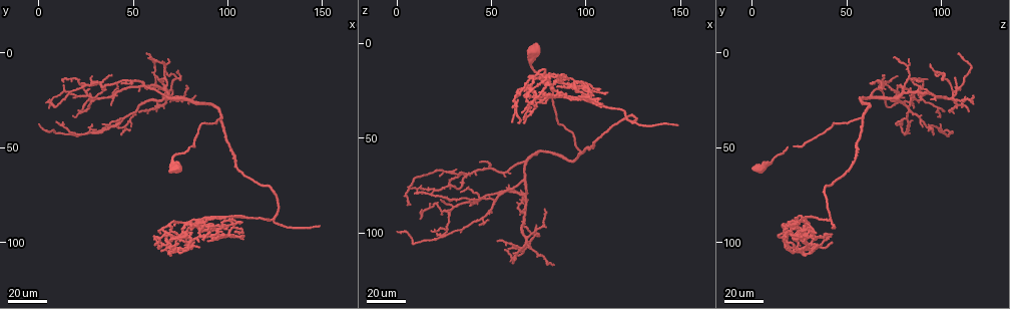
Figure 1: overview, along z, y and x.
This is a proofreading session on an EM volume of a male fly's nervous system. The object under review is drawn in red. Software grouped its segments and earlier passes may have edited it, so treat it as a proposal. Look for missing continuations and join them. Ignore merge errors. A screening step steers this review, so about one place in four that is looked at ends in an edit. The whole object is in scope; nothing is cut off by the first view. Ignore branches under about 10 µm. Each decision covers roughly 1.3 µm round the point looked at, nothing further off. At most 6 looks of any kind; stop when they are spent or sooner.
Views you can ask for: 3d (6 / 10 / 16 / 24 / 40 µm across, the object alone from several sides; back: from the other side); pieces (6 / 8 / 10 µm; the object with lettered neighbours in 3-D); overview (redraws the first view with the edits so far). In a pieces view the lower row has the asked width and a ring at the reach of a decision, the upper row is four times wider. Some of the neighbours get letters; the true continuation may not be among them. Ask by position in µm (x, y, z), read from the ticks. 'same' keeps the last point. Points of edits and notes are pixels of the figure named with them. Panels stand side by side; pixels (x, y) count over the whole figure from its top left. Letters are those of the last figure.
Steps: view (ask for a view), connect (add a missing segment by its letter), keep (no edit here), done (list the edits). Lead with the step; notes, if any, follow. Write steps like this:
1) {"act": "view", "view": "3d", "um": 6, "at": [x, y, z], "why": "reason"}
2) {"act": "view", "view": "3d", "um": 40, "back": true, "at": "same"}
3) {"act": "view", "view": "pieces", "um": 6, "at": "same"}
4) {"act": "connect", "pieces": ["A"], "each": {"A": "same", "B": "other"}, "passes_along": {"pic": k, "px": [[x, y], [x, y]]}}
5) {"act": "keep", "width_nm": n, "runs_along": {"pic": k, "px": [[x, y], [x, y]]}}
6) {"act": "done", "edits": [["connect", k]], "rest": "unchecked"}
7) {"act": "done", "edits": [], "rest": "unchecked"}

{"act": "view", "view": "3d", "um": 40, "at": [149, 91, 44], "why": "end of a long branch"}

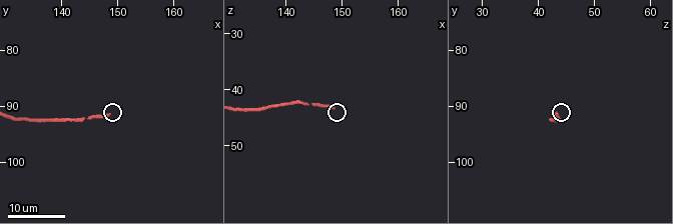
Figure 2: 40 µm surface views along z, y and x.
{"act": "view", "view": "pieces", "um": 8, "at": [148.5, 92.0, 43.0], "why": "see the neighbours"}

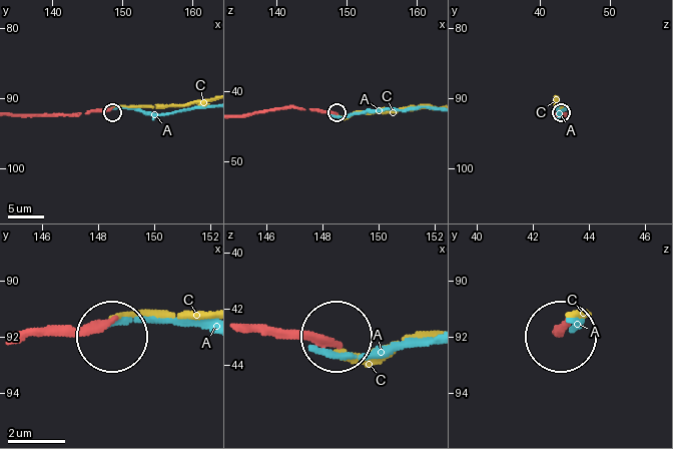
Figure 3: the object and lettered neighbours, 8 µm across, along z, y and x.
{"act": "connect", "pieces": ["C"], "each": {"A": "other", "C": "same"}, "passes_along": {"pic": 3, "px": [[258, 333], [313, 333], [357, 355], [386, 355], [429, 340]]}, "found": "the neuron continues"}

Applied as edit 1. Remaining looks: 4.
{"act": "view", "view": "overview"}

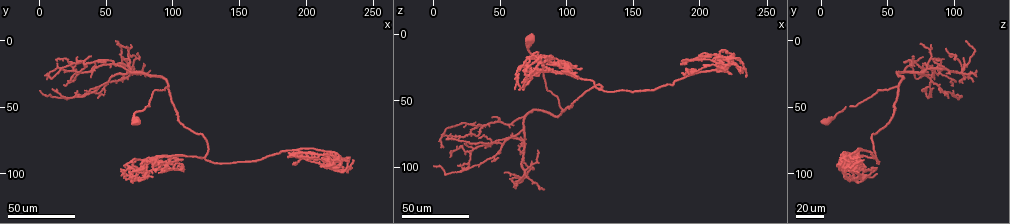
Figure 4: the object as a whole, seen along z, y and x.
{"act": "view", "view": "3d", "um": 24, "at": [104, 89, 27]}

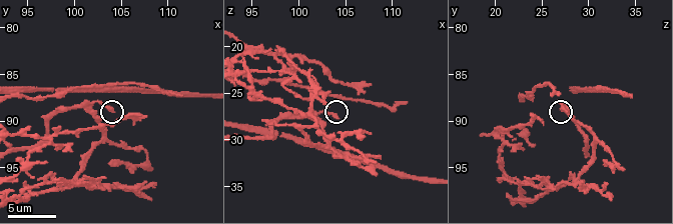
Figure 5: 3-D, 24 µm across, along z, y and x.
{"act": "view", "view": "pieces", "um": 6, "at": [103.8, 88.8, 27.6], "why": "see the neighbours"}

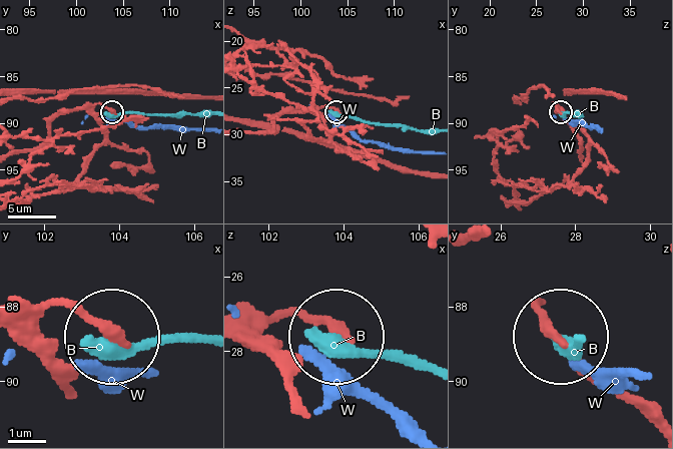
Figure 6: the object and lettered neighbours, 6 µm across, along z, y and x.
{"act": "keep", "width_nm": 250, "each": {"B": "other", "W": "other"}, "runs_along": {"pic": 6, "px": [[241, 132], [267, 131], [284, 113], [325, 106], [334, 110]]}, "found": "no lettered segment goes on from it"}

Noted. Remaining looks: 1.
{"act": "done", "edits": [["connect", 3]], "rest": "unchecked"}

